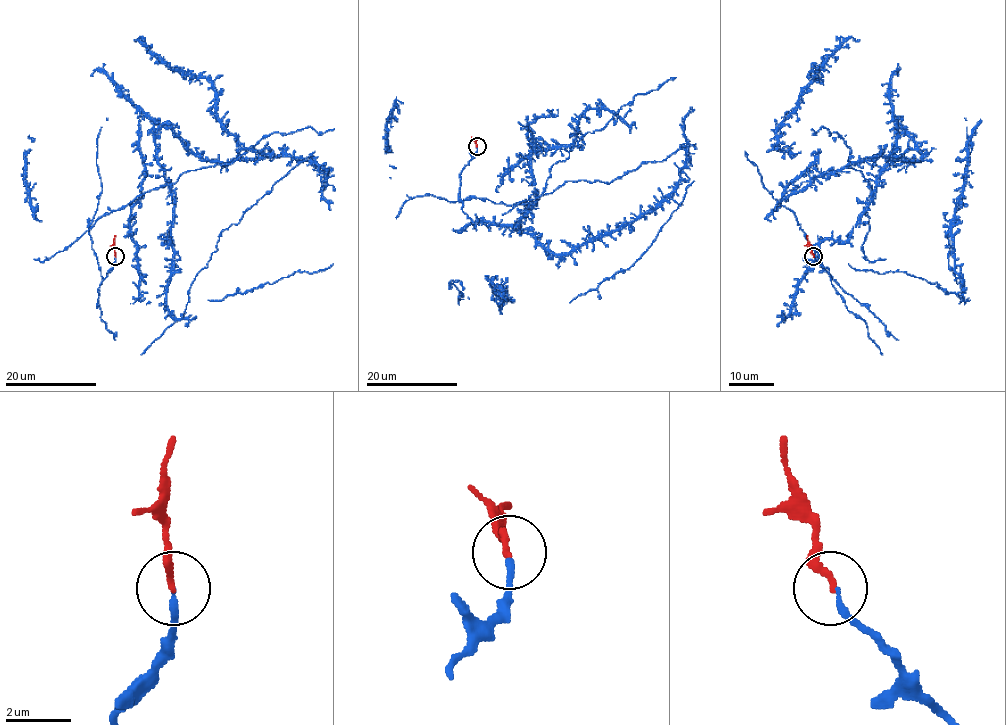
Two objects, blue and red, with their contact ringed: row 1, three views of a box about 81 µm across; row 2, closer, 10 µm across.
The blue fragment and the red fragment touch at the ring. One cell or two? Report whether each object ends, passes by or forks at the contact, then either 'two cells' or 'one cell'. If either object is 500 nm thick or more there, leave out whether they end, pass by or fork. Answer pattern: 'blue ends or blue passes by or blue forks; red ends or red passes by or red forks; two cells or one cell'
blue ends; red ends; one cell

